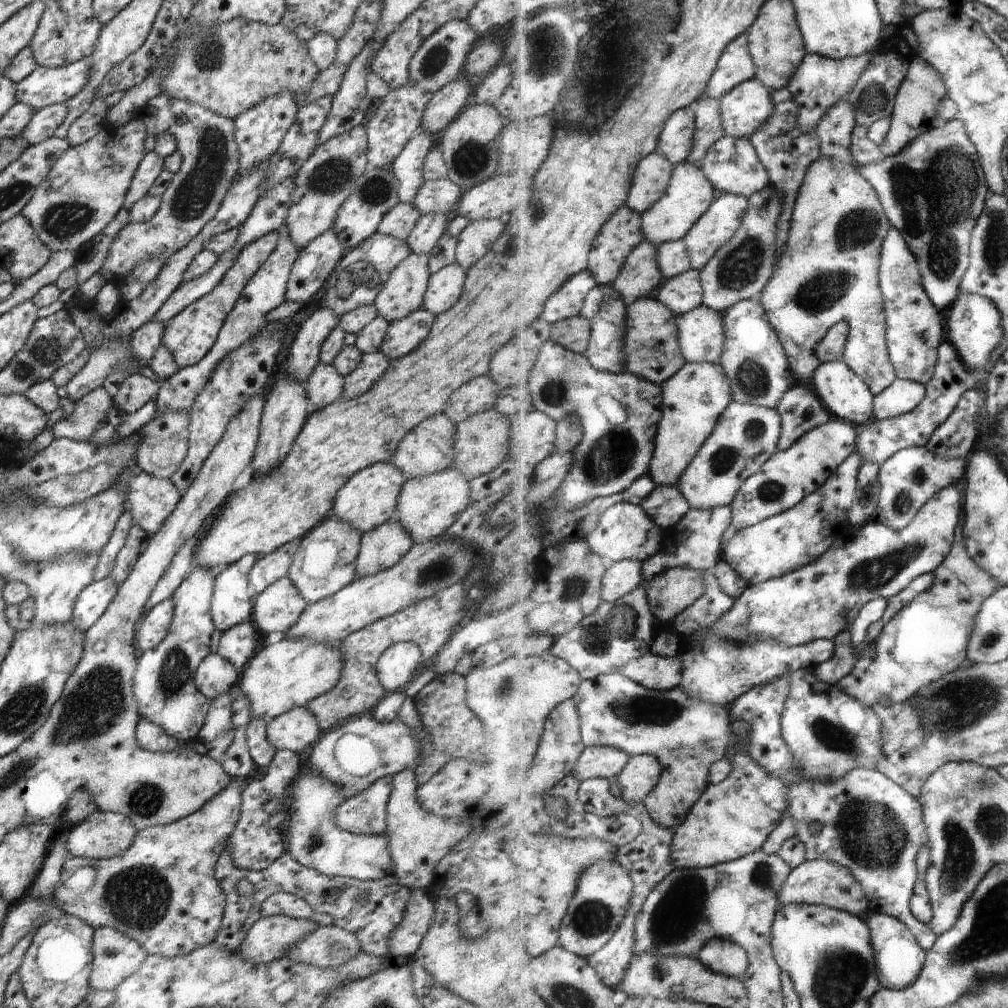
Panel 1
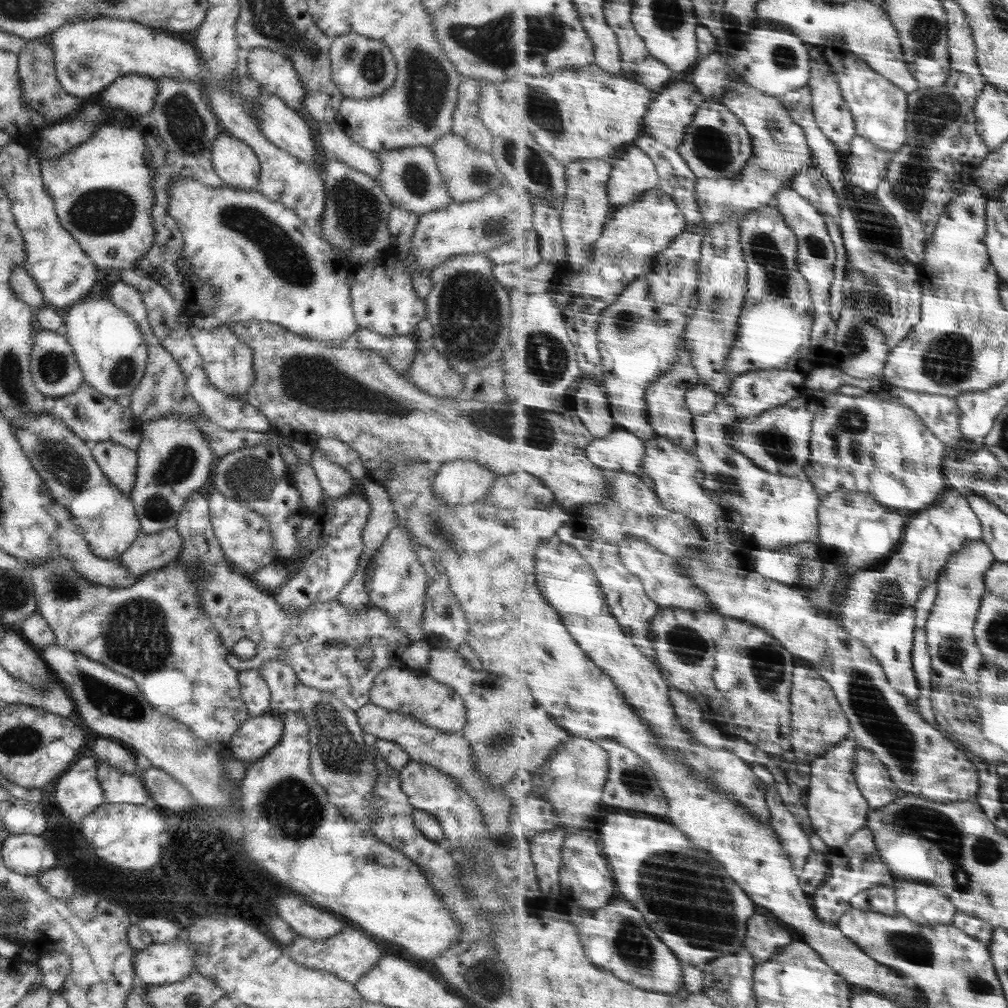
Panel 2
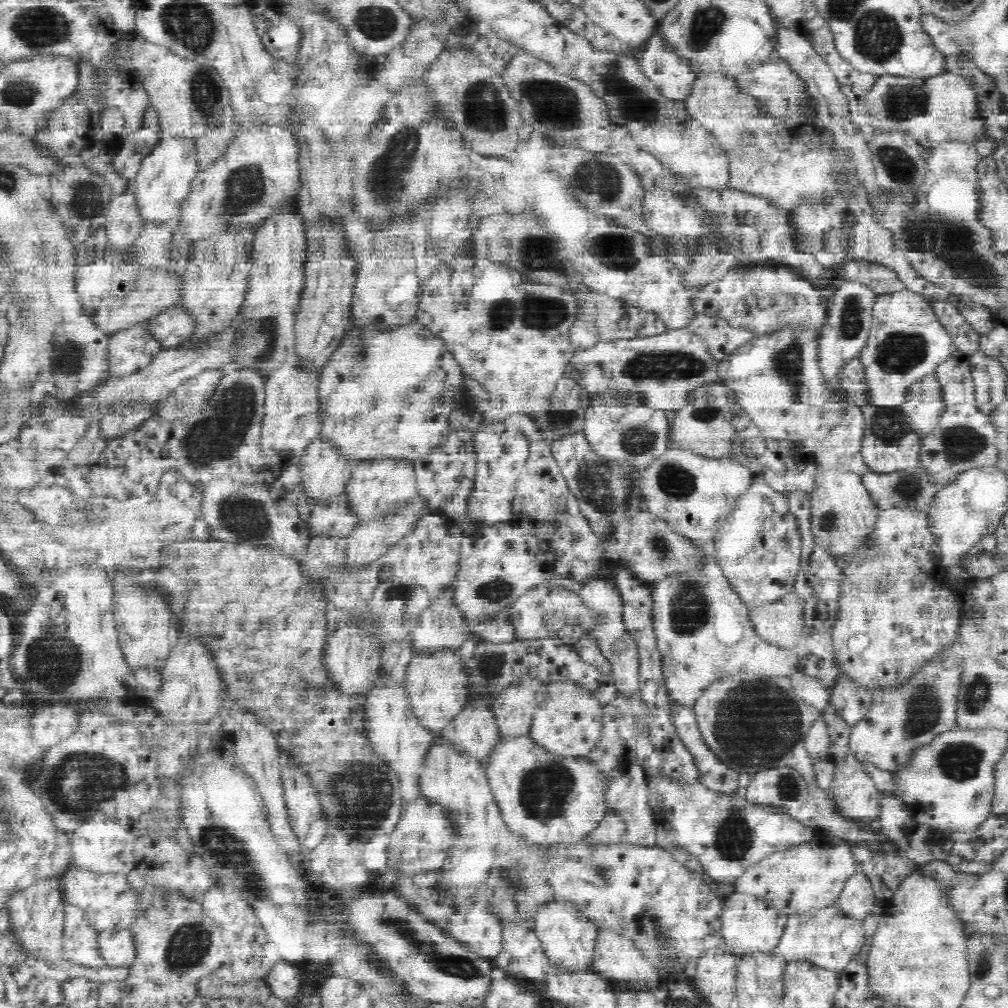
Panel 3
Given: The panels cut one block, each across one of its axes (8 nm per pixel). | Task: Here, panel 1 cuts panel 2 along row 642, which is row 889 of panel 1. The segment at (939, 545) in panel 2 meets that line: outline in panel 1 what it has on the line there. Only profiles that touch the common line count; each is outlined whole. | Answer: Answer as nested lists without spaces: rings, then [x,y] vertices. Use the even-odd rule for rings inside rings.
[[[786,677],[754,686],[730,707],[733,720],[745,721],[749,726],[748,751],[761,767],[790,788],[784,816],[797,820],[797,837],[806,848],[807,860],[835,861],[848,868],[862,884],[869,899],[869,913],[885,913],[899,919],[912,929],[920,945],[930,951],[938,934],[930,925],[919,922],[910,907],[918,879],[915,858],[921,847],[930,842],[924,806],[897,782],[879,774],[879,770],[859,768],[836,781],[807,781],[796,769],[793,753],[781,732],[781,717],[791,686]],[[813,824],[819,824],[817,832],[811,832]]]

